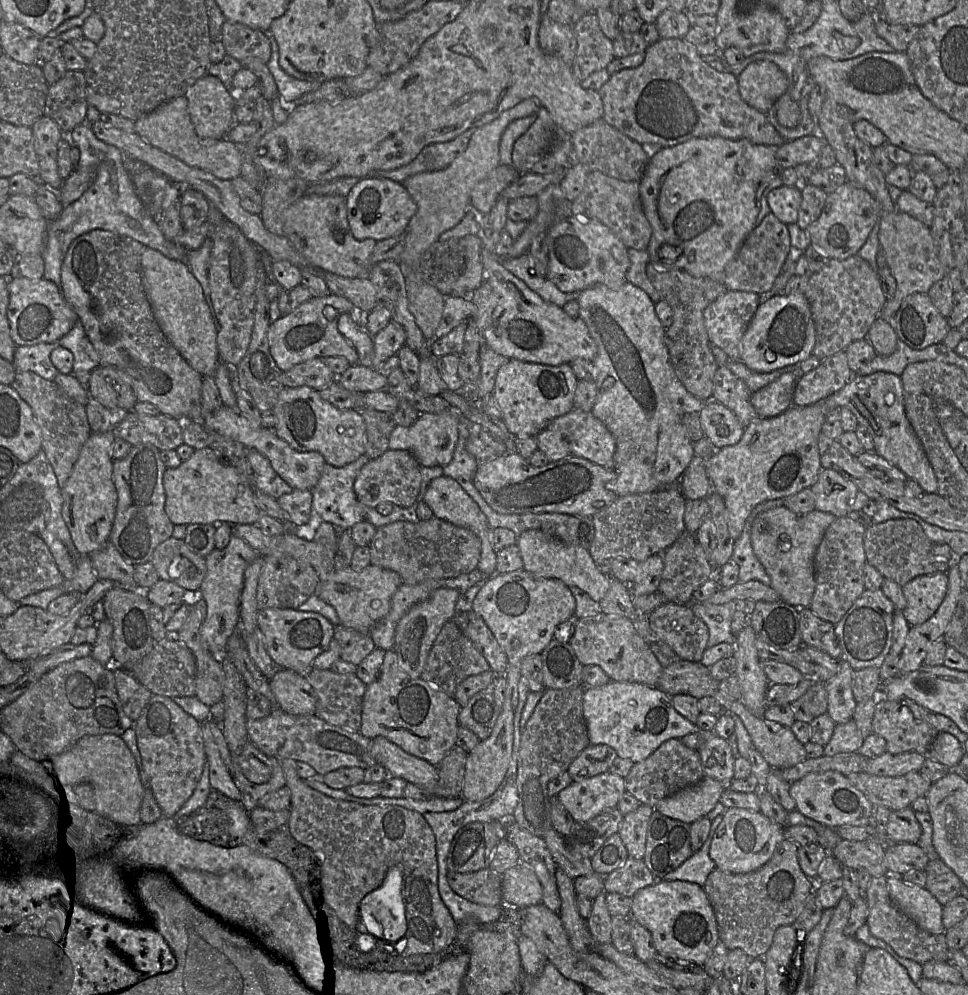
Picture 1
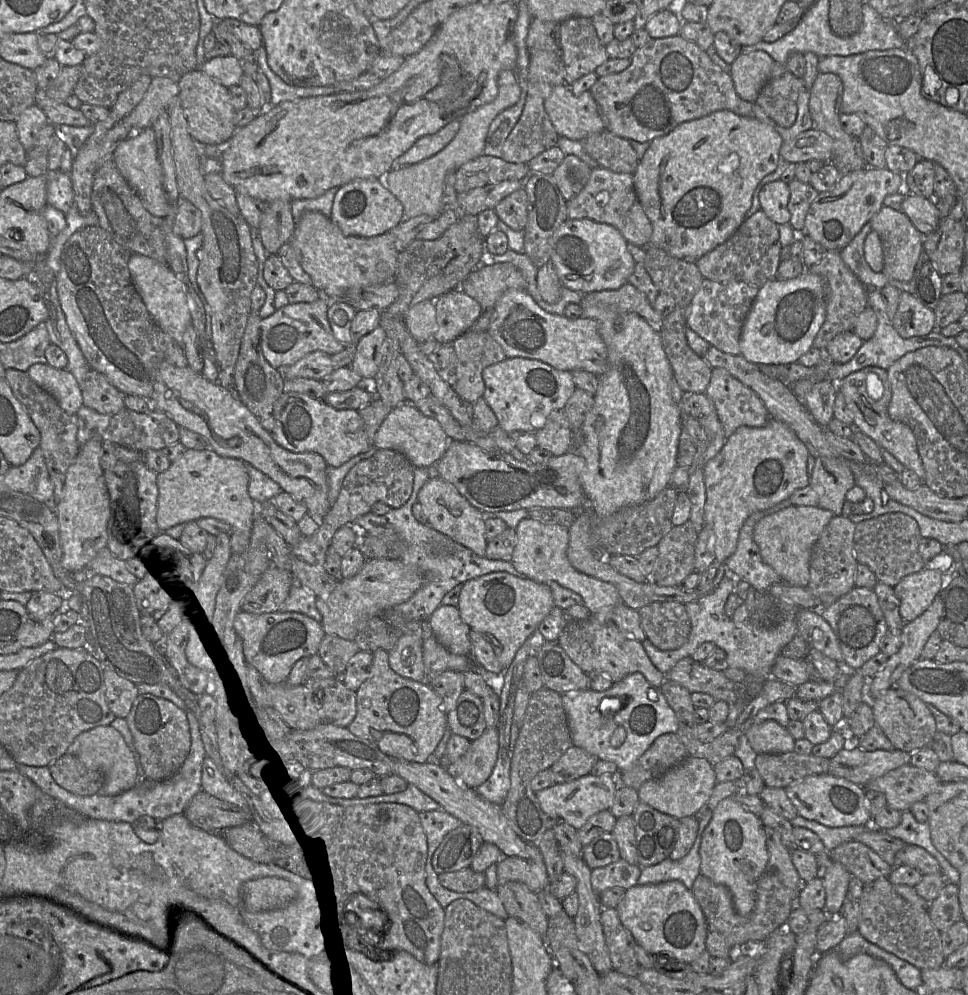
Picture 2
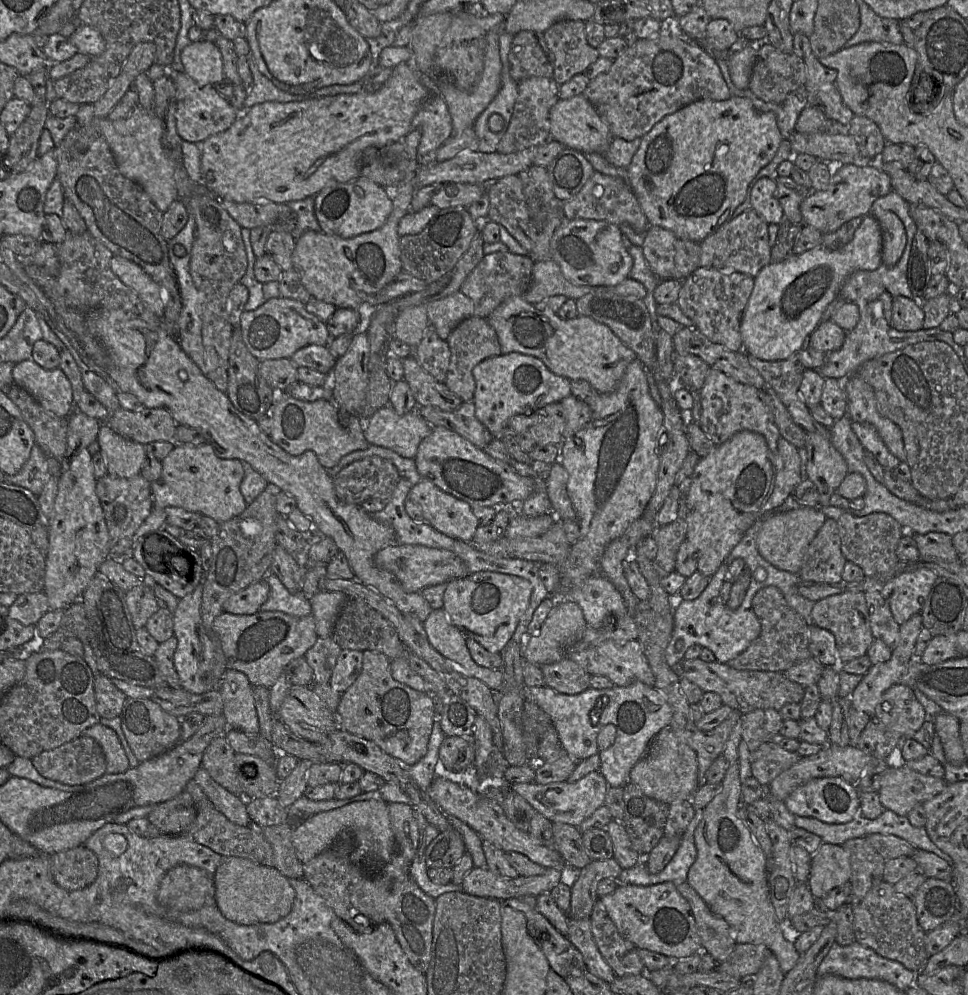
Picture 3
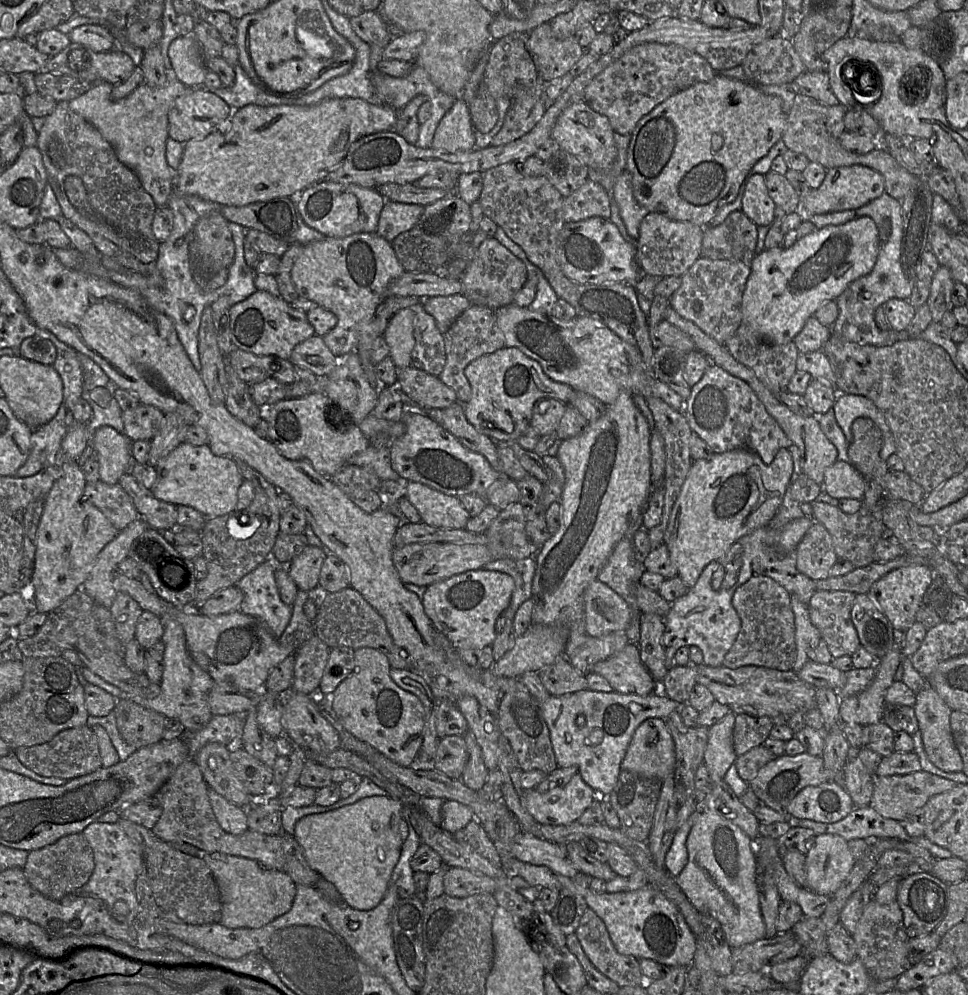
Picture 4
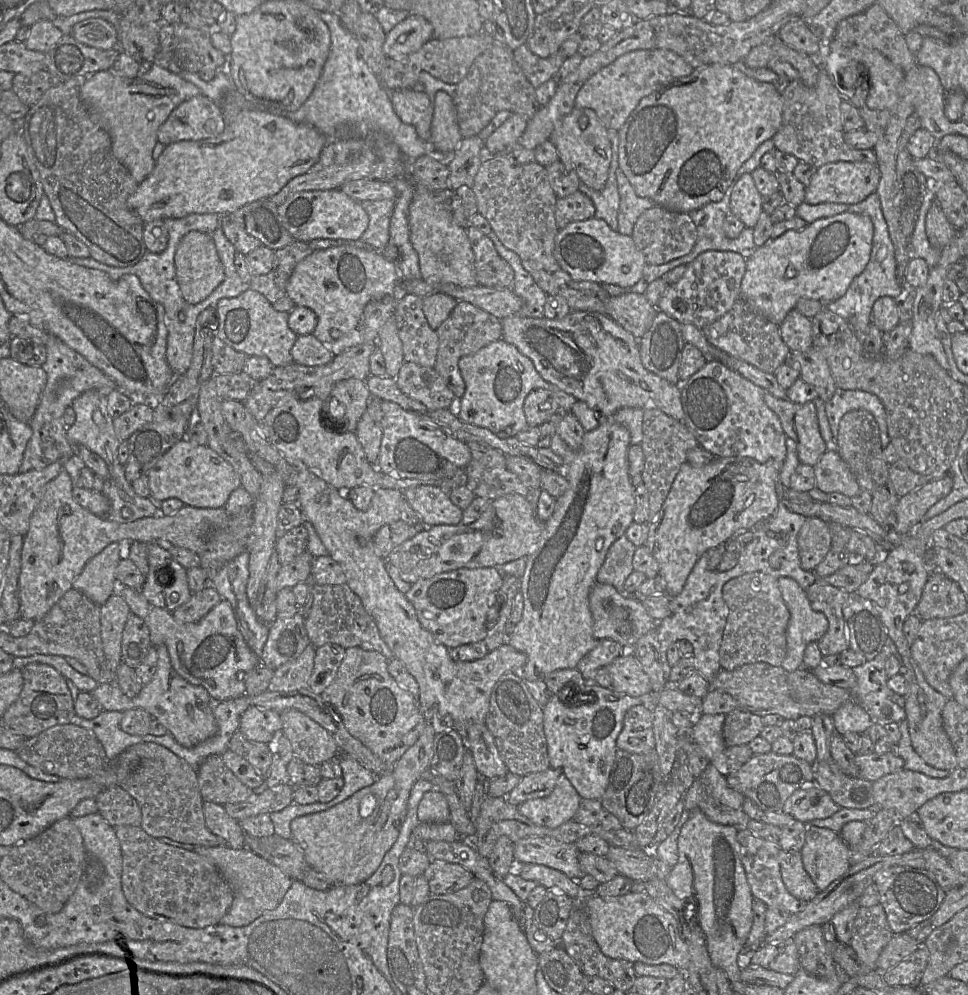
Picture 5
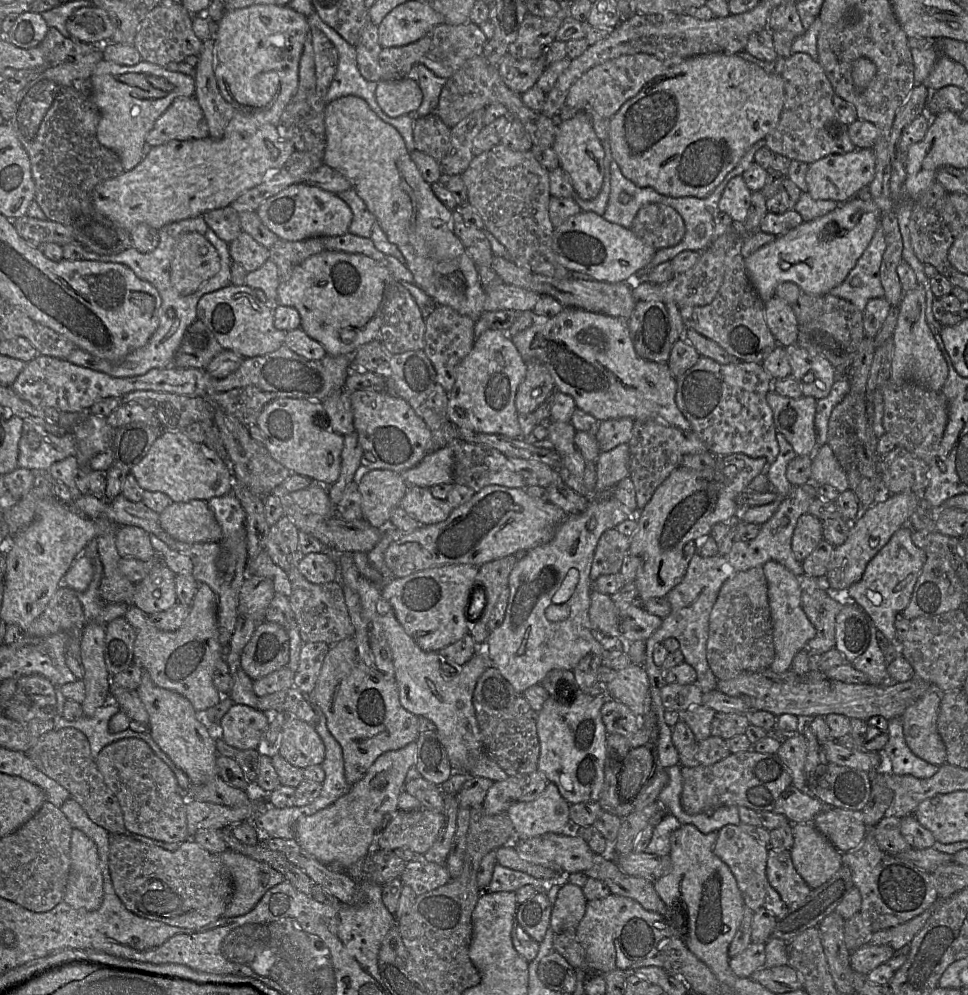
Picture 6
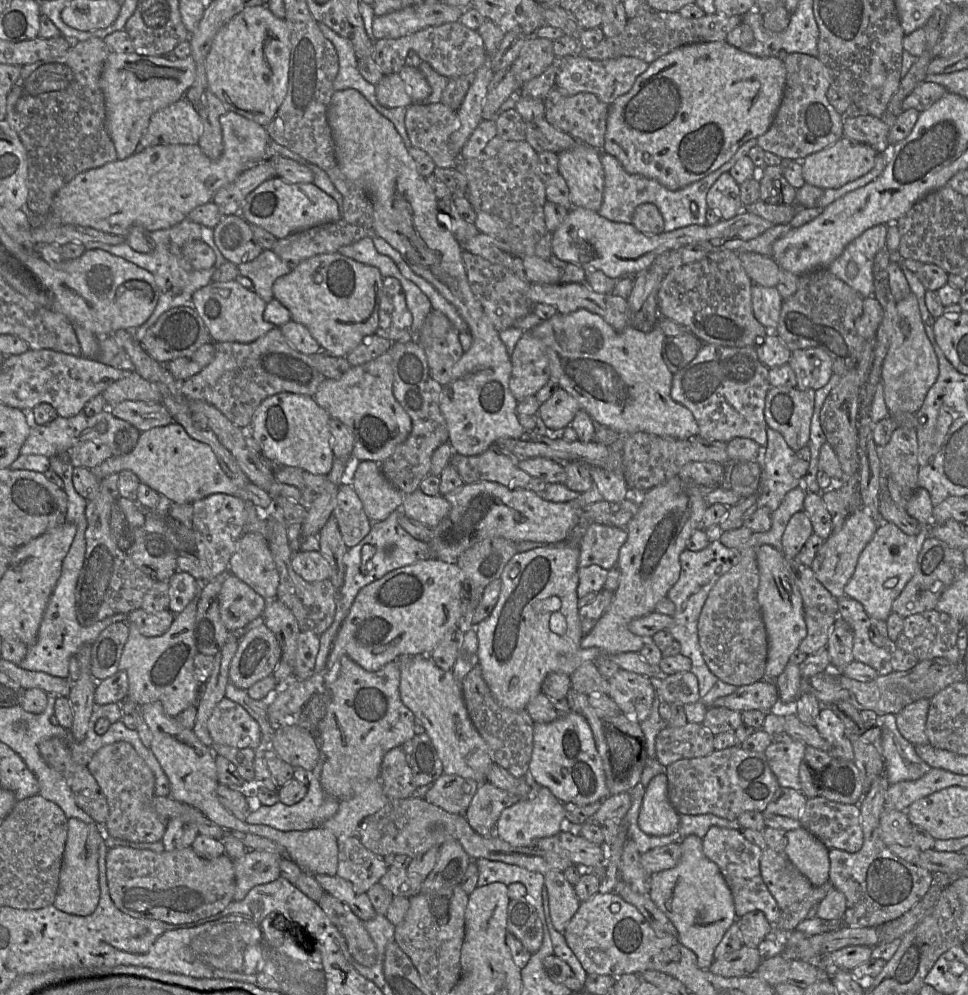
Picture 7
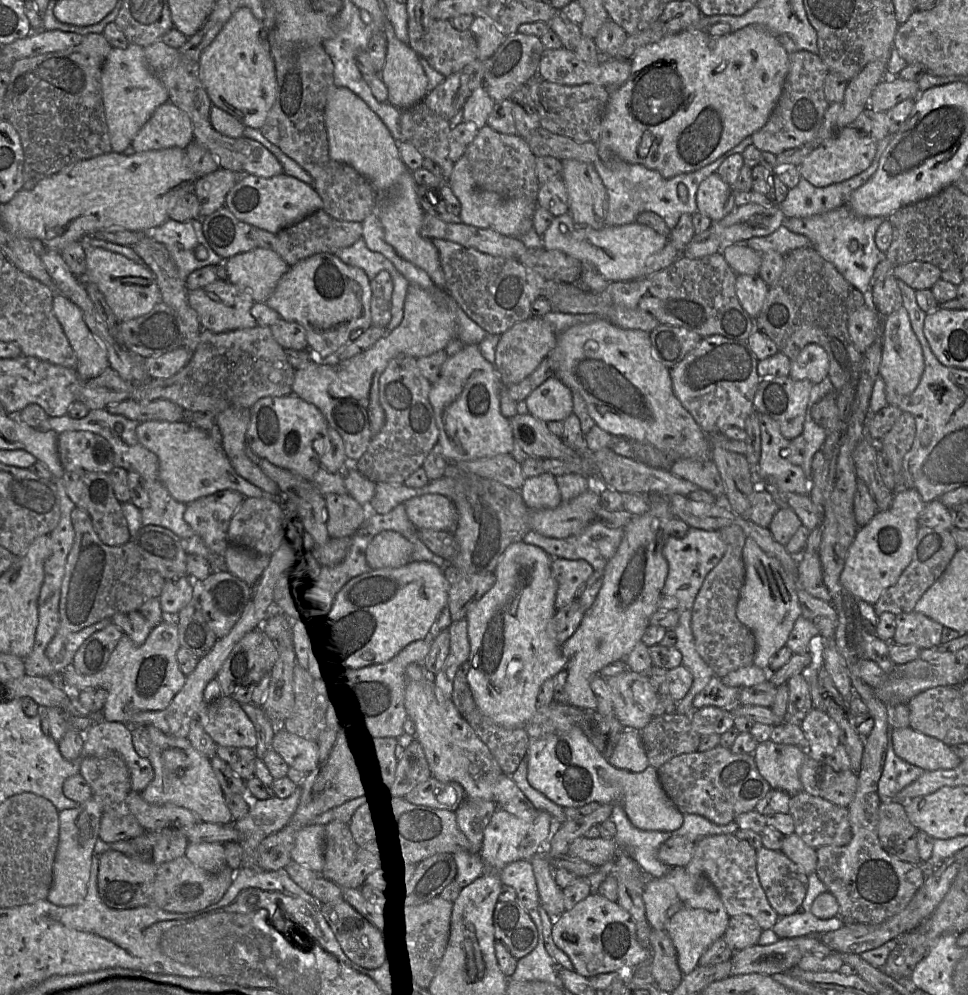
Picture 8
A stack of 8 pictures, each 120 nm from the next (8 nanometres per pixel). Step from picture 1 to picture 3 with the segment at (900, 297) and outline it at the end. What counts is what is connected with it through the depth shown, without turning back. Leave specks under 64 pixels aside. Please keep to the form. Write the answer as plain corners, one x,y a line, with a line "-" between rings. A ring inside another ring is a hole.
883,211
874,217
882,231
882,263
894,266
901,258
907,243
904,224
892,211

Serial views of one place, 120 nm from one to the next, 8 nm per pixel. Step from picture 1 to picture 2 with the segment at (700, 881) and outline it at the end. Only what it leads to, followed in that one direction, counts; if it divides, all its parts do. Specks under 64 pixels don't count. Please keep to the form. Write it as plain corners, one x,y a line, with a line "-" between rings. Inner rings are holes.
709,811
699,821
696,840
690,852
682,859
672,861
666,859
659,864
642,868
638,885
658,884
667,881
680,881
691,889
696,878
700,875
701,857
699,853
702,834
709,824
712,812

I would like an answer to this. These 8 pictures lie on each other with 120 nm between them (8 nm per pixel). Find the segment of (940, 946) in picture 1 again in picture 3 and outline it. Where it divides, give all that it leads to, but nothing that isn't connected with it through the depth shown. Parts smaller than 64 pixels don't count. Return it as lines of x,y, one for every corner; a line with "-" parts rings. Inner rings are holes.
882,881
865,895
853,912
856,942
913,972
919,972
925,966
930,957
925,949
926,932
918,924
911,898
896,892
892,884

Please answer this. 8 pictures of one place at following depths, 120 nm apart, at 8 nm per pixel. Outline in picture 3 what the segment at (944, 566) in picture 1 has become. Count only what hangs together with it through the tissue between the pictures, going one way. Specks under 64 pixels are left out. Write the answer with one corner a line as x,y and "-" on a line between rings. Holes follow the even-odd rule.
845,511
836,521
842,554
847,561
861,567
866,577
880,576
892,570
899,562
896,548
906,530
892,516
876,512
859,517
851,511

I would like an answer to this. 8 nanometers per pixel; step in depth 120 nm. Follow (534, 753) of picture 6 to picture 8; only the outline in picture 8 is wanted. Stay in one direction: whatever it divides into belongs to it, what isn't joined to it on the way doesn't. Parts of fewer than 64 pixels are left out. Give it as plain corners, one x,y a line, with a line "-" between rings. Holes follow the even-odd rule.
468,662
462,664
457,670
453,680
453,689
450,698
463,719
467,721
476,735
482,740
484,744
486,744
503,773
511,776
517,770
520,762
527,754
530,738
525,727
505,728
496,724
479,710
473,699
469,684
467,682
468,670

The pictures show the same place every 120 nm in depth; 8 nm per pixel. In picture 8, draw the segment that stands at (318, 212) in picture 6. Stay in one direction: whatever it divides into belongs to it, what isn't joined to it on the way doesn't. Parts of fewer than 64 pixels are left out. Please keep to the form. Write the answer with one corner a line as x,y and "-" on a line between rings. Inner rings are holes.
241,174
239,181
227,194
224,207
240,221
276,235
281,230
323,209
323,202
311,185
293,176
281,174
264,178

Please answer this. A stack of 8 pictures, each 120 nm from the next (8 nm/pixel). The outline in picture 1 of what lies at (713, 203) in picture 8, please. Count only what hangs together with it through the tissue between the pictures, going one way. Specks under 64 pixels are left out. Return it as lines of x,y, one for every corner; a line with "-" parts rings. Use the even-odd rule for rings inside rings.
782,185
767,194
767,201
773,213
782,223
797,223
798,210
802,202
800,187

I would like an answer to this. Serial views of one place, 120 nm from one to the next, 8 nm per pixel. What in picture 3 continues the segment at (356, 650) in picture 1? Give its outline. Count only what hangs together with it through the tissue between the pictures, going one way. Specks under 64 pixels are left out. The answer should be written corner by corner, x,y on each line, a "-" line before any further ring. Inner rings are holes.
318,637
315,644
304,655
313,670
313,685
329,683
342,650
332,637

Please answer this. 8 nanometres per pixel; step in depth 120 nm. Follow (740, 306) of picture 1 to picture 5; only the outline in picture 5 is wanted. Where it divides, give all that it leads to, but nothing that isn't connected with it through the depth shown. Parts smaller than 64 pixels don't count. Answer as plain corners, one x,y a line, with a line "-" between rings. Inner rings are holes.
710,250
698,255
687,265
683,277
666,289
657,309
676,319
703,329
713,323
741,298
741,284
746,270
746,257
733,251

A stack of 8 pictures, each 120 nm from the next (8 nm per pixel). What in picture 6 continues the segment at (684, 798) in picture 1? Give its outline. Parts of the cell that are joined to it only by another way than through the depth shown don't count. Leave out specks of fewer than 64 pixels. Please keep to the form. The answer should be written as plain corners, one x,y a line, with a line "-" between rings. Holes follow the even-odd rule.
613,699
603,704
601,715
608,734
630,736
641,728
641,719
627,706

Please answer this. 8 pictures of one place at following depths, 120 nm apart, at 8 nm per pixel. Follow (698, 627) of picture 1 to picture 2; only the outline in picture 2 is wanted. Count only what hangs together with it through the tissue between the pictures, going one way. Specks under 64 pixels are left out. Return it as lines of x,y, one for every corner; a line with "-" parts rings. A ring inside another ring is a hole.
656,602
637,612
646,639
659,650
676,650
687,642
691,622
685,605
677,602

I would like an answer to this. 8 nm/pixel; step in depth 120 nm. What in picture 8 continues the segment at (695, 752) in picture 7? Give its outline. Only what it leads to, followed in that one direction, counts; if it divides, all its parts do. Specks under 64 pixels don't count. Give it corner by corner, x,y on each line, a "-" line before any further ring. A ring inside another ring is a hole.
690,715
654,716
640,730
649,765
658,769
670,759
697,752
700,737
693,729

